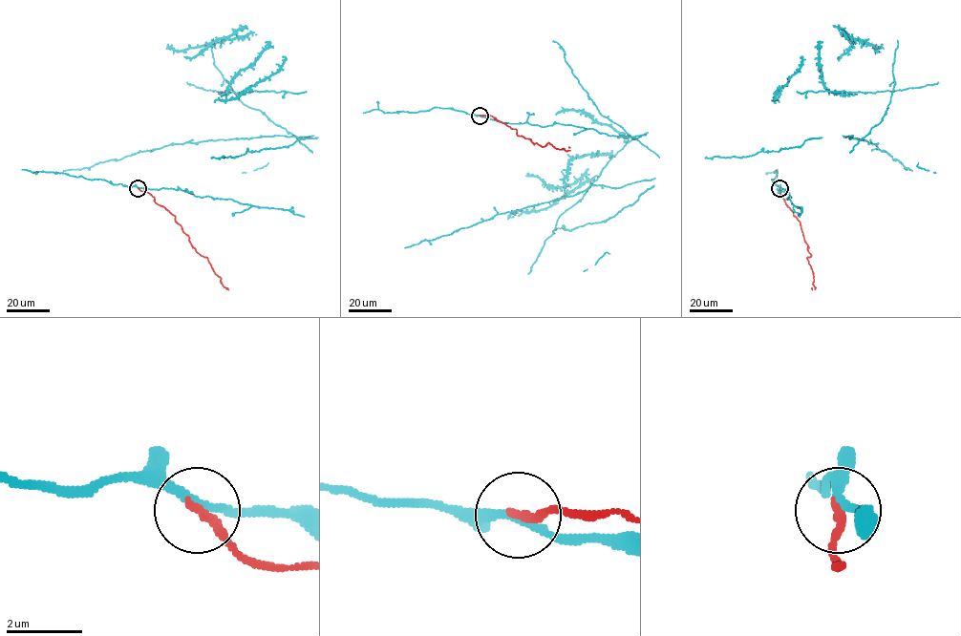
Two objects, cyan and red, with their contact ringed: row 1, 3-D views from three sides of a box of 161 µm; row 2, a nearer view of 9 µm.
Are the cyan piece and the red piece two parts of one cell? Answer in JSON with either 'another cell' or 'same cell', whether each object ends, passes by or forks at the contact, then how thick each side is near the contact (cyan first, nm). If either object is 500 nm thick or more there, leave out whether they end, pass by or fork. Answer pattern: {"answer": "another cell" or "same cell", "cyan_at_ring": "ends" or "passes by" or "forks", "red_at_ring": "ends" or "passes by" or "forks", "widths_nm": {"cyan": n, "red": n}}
{"answer": "another cell", "cyan_at_ring": "passes by", "red_at_ring": "ends", "widths_nm": {"cyan": 200, "red": 260}}

